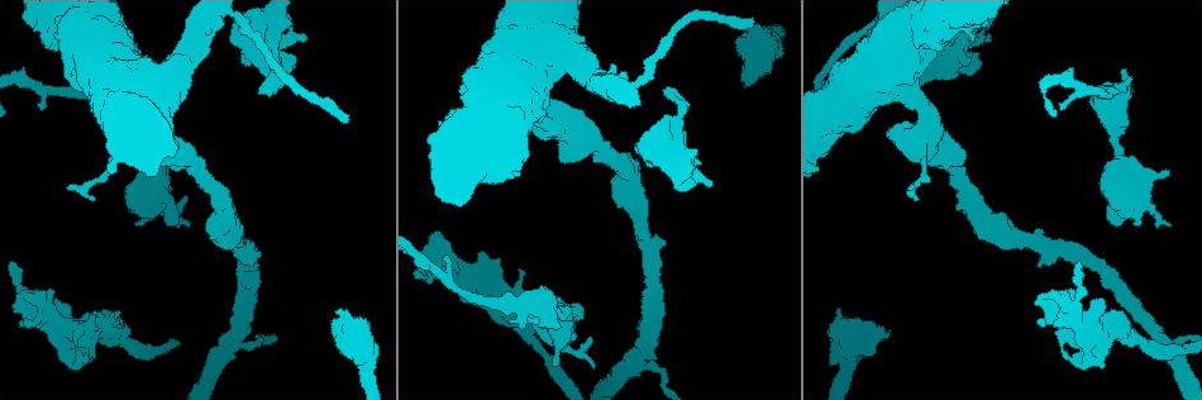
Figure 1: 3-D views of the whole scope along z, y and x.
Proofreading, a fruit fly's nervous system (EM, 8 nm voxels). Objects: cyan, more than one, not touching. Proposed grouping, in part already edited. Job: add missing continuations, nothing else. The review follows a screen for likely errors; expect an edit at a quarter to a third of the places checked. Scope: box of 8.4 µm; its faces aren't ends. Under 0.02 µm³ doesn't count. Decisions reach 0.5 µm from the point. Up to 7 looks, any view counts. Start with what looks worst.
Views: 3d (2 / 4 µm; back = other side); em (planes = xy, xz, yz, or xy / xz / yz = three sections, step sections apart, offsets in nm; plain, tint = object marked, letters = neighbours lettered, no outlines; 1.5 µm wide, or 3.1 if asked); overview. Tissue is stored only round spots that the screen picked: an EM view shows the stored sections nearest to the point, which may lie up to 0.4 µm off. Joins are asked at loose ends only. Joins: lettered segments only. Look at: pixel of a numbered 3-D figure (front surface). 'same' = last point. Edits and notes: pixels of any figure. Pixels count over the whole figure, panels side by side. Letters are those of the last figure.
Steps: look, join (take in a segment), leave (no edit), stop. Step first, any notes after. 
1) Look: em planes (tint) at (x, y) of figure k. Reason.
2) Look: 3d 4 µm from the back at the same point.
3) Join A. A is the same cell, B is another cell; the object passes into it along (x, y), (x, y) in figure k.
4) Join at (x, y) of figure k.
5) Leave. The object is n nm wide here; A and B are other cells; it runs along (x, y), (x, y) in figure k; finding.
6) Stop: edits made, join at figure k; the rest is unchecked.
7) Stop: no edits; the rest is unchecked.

Look: em planes (letters) at (259, 94) of figure 1. An open end.

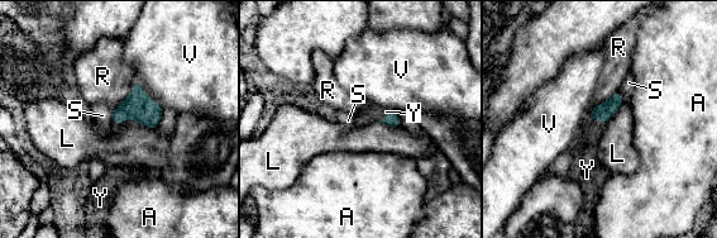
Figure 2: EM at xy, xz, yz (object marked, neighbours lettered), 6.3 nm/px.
Join Y. Y is the same cell, A, L, R, S and V are other cells; the object passes into it along (139, 106), (122, 122), (116, 127) in figure 2; the cell continues.

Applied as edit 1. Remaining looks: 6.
Look: overview. See it whole again.

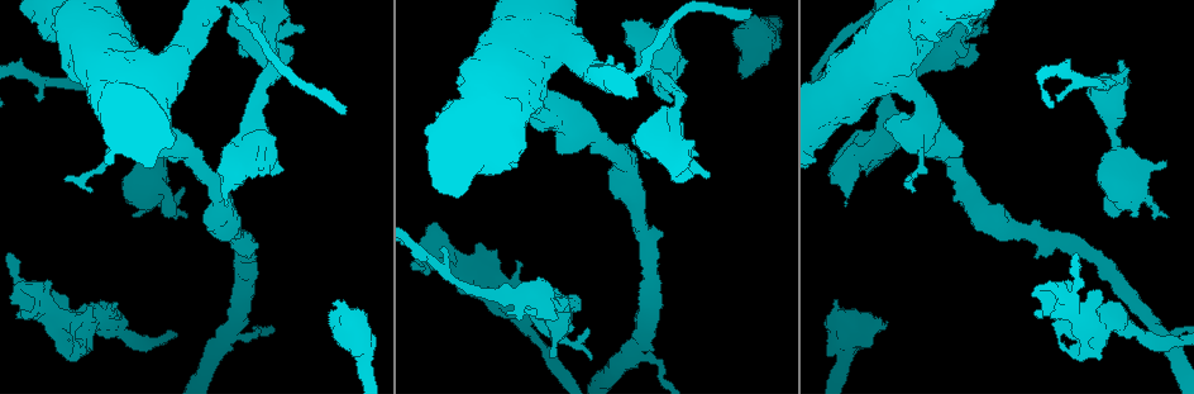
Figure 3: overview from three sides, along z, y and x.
Look: 3d 4 µm at (742, 75) of figure 3. Free end.

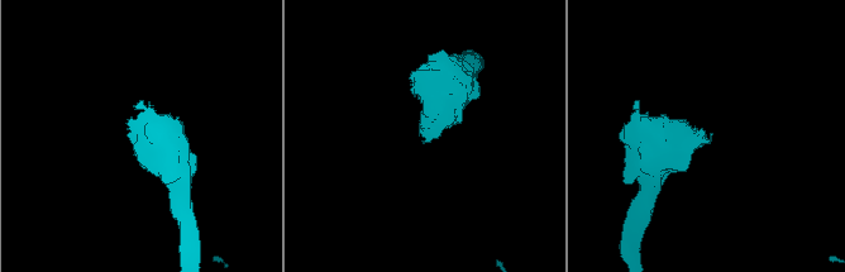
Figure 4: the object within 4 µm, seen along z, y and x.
Look: em 3.1 µm xy step 8 (tint) at (424, 143) of figure 4.

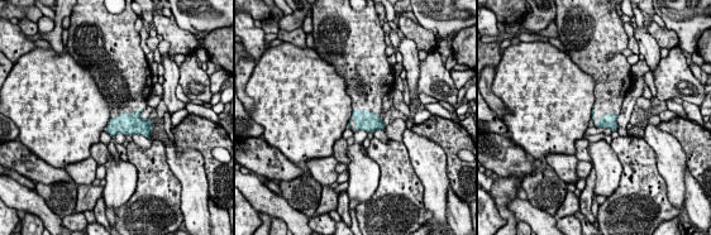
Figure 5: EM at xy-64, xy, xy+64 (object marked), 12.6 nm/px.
Look: em 3.1 µm planes (letters) at the same point.

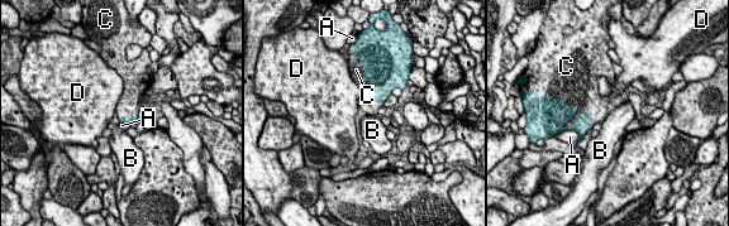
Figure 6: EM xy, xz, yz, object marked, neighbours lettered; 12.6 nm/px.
Join C. The longest contact is with C, 550 nm; C is the same cell, A, B and D are other cells; it goes on there.

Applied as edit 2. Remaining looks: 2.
Look: em planes (letters) at (579, 307) of figure 3. Free end.

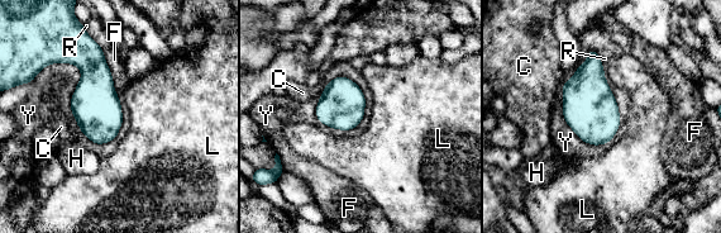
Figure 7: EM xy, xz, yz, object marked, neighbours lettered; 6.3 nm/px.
Leave. C, F, H, L, R and Y are other cells; a border runs along (47, 63), (114, 139) in figure 7; none of them fits.

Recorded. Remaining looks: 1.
Stop: edits made, join at figure 2, join at figure 6; the rest is unchecked.

